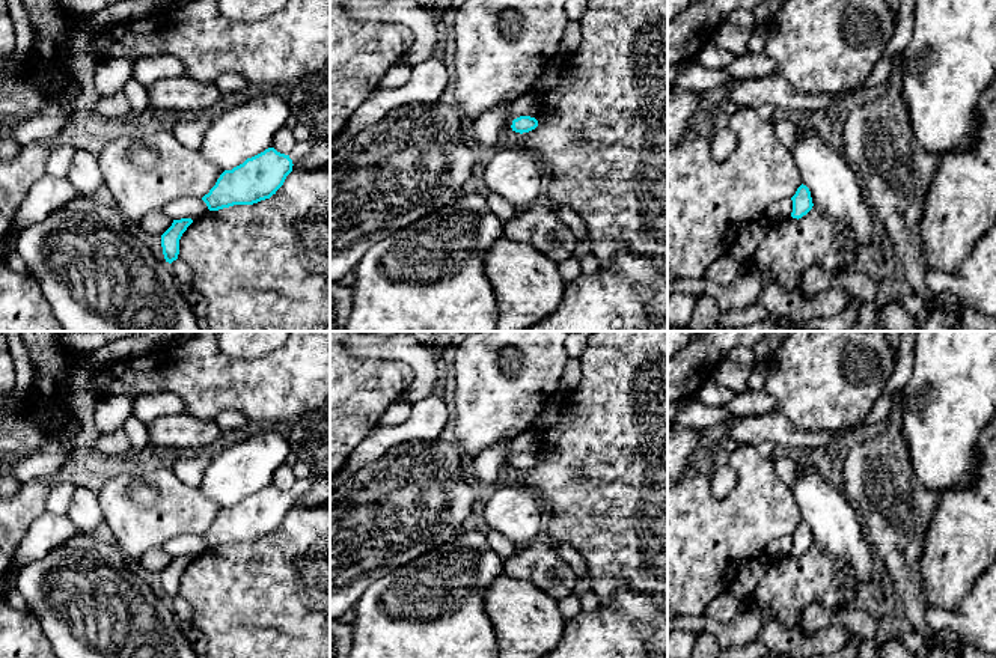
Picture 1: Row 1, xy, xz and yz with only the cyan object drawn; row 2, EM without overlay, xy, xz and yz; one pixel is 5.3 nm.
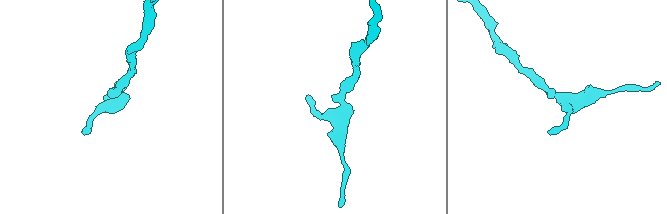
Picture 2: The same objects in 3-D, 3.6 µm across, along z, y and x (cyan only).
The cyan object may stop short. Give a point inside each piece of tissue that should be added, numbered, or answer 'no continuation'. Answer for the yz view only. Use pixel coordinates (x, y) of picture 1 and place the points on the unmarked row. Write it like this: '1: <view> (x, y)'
no continuation

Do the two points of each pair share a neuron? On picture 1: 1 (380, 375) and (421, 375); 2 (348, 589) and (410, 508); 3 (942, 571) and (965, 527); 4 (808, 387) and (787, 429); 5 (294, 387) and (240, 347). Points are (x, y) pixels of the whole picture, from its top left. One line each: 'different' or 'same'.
1: different
2: same
3: same
4: different
5: different

